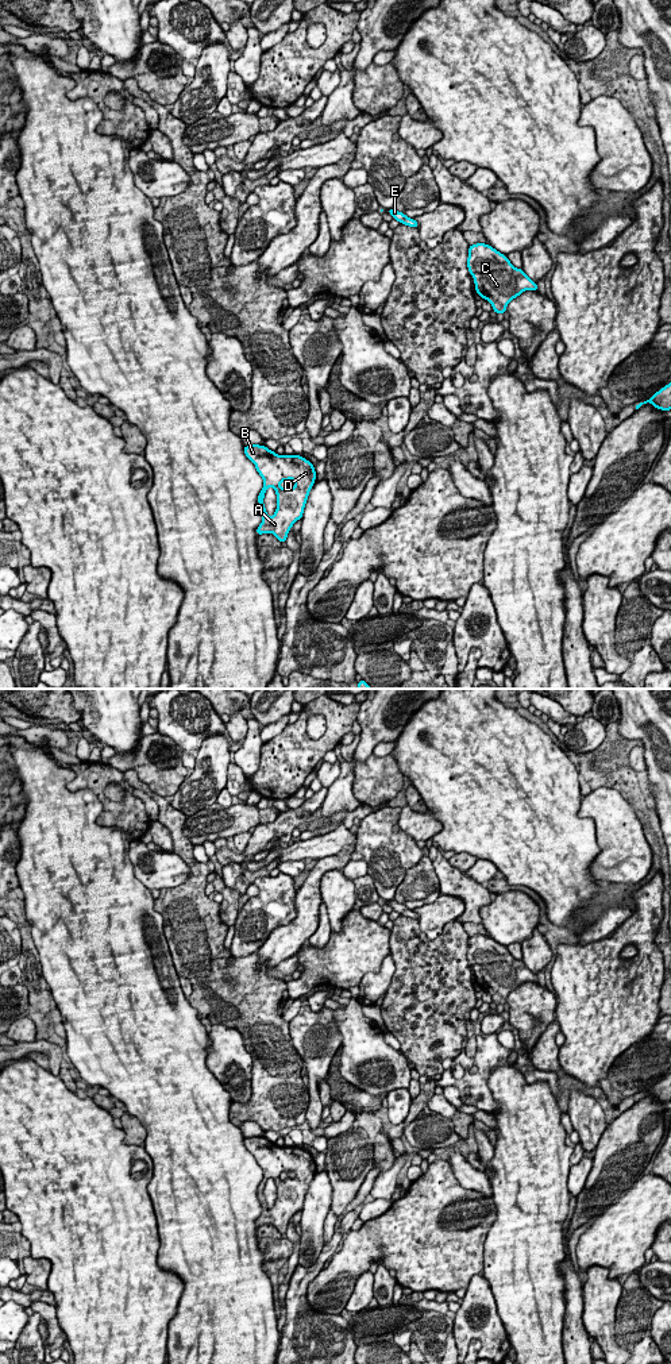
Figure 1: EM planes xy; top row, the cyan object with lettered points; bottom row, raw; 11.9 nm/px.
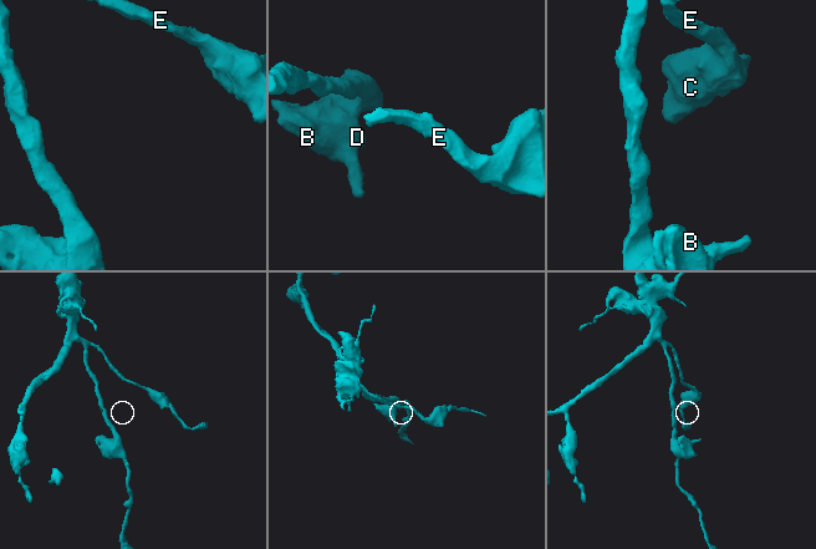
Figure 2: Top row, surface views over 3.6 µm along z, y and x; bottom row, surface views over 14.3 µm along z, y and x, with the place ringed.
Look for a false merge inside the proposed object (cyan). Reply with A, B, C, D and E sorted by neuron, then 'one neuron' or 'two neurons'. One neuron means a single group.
A B C D E; one neuron

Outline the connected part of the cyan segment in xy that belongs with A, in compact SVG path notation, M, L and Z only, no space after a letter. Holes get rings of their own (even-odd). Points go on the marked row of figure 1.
M261 444L244 446L243 451L263 479L263 488L258 494L263 520L257 528L257 535L270 532L284 543L293 524L302 519L309 492L316 481L315 466L300 455L278 455ZM270 486L277 494L277 509L271 517L267 516L263 502Z

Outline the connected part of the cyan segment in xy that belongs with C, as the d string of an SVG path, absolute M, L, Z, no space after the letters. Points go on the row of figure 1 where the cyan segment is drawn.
M486 243L468 247L467 269L475 292L491 304L495 313L505 313L508 304L522 292L537 292L537 284L522 269L514 267L506 255Z

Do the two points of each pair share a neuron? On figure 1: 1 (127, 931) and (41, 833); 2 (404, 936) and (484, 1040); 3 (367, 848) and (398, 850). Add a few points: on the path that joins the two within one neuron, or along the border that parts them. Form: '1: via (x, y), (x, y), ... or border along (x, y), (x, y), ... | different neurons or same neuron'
1: via (103, 909), (78, 885), (65, 858) | same neuron
2: border along (469, 1018), (466, 1021), (467, 1037) | different neurons
3: via (376, 847), (390, 850) | same neuron

